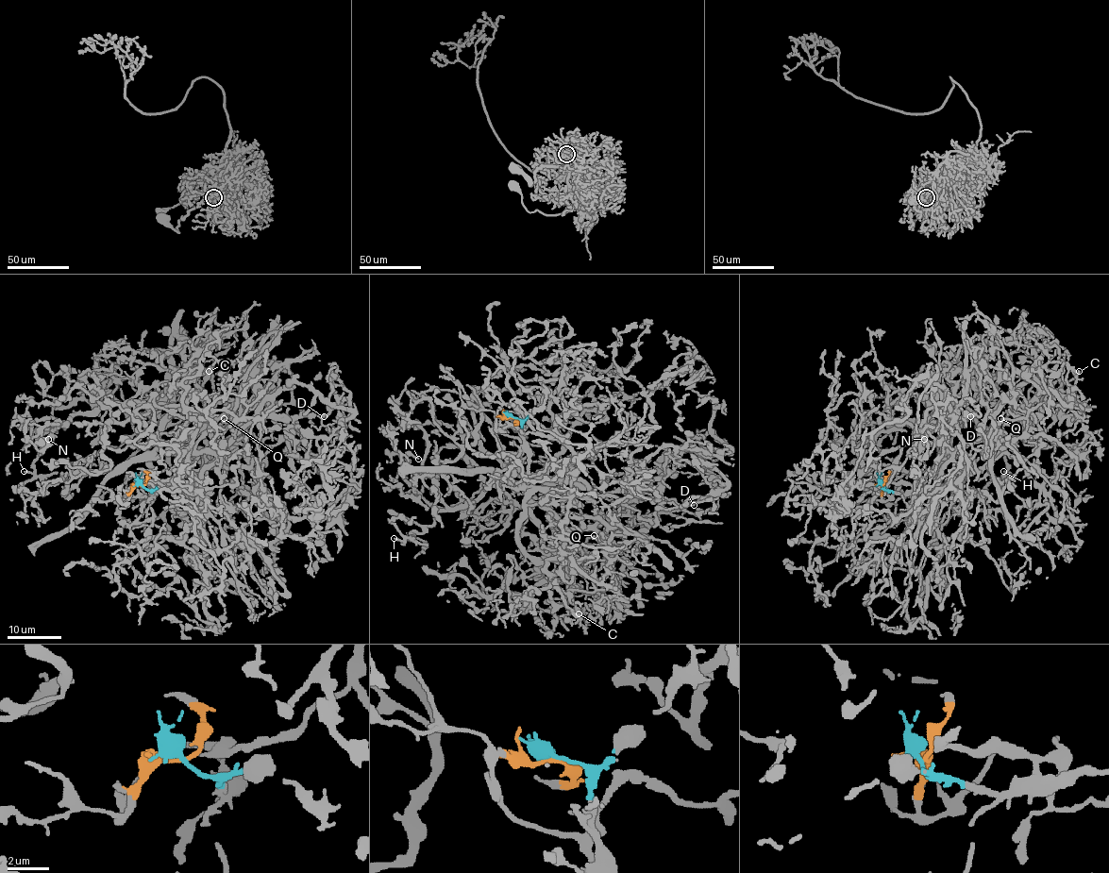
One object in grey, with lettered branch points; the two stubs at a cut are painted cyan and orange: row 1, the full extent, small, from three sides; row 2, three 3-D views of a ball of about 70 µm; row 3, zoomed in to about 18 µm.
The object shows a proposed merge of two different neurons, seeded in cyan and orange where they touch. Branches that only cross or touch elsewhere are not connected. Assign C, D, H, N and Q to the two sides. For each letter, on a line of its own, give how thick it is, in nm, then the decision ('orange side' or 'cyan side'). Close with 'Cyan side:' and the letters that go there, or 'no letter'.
C: calibre 320 nm; cyan side
D: calibre 150 nm; orange side
H: calibre 180 nm; orange side
N: calibre 180 nm; orange side
Q: calibre 140 nm; cyan side
Cyan side: C, Q

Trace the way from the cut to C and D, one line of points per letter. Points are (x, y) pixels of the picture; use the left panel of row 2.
C: (142, 486), (161, 484), (148, 443), (167, 427), (199, 415), (199, 477), (242, 409), (209, 371)
D: (142, 486), (126, 501), (186, 464), (190, 433), (180, 446), (221, 451), (257, 418), (324, 417)

